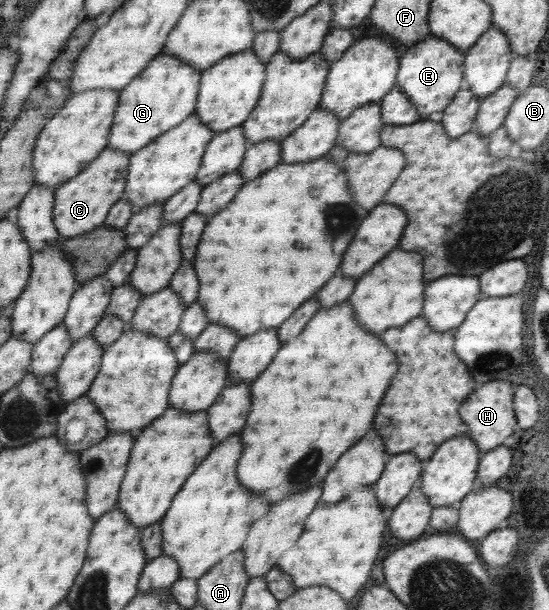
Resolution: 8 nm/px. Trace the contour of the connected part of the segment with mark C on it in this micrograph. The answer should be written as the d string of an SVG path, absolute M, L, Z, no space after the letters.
M106 147L99 157L87 164L87 168L54 190L53 224L62 239L87 234L104 224L110 208L124 196L123 189L129 174L128 156Z

